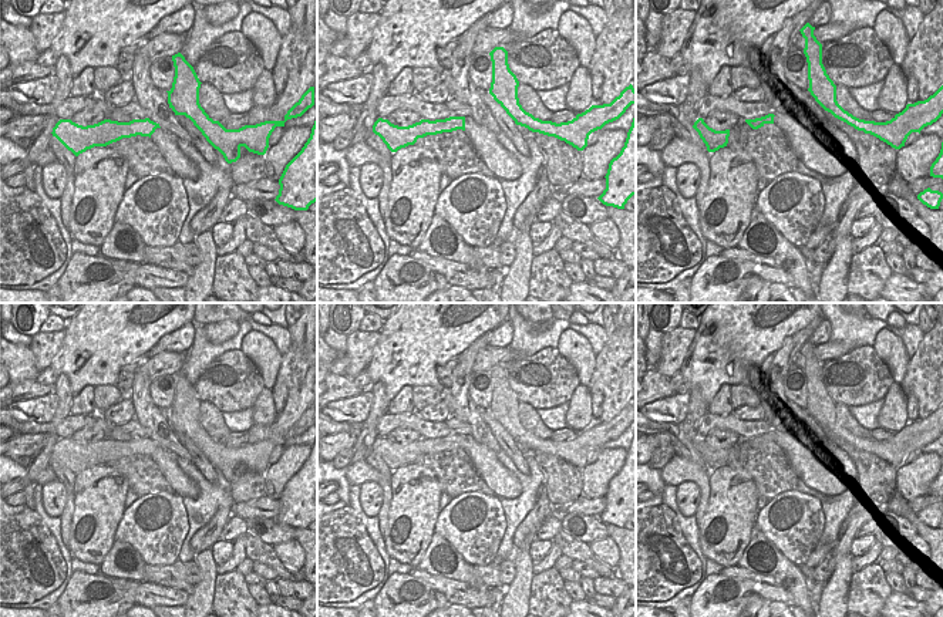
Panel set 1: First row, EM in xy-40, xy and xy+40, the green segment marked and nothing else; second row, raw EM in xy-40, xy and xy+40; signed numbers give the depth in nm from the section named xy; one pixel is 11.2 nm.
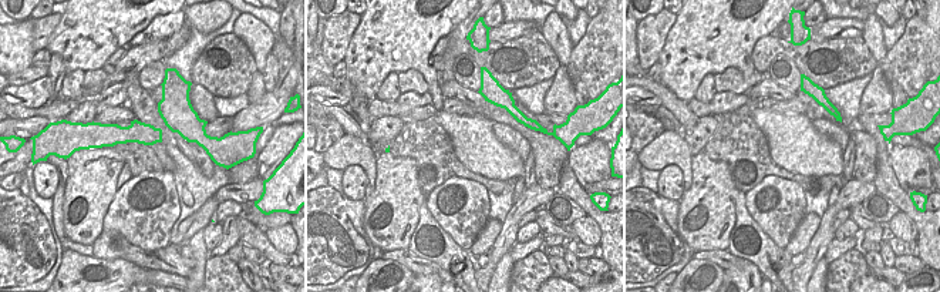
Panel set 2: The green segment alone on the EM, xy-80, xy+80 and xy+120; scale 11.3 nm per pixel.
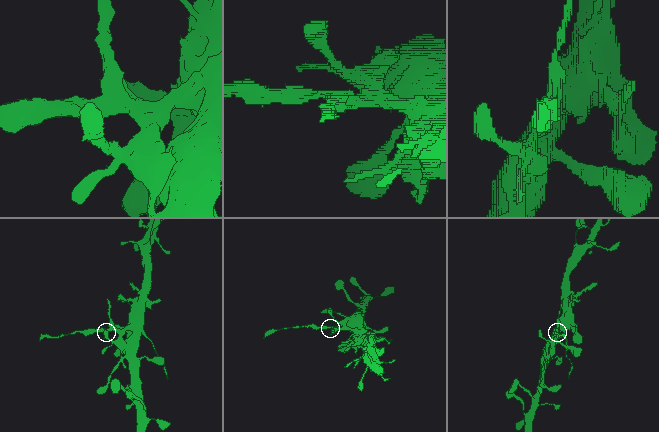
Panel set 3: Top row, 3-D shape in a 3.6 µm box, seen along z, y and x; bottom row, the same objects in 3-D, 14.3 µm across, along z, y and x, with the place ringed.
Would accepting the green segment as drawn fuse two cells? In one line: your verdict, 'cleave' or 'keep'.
cleave

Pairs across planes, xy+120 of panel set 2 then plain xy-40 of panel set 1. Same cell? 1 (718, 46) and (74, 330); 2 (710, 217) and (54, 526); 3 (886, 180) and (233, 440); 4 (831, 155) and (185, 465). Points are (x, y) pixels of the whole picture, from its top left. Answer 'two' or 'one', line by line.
1: one
2: two
3: two
4: two

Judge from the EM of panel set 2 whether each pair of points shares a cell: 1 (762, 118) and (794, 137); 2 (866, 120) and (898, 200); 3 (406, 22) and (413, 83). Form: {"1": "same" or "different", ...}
{"1": "same", "2": "same", "3": "different"}

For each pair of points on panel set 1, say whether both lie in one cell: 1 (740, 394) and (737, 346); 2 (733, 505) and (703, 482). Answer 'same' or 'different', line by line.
1: different
2: different

